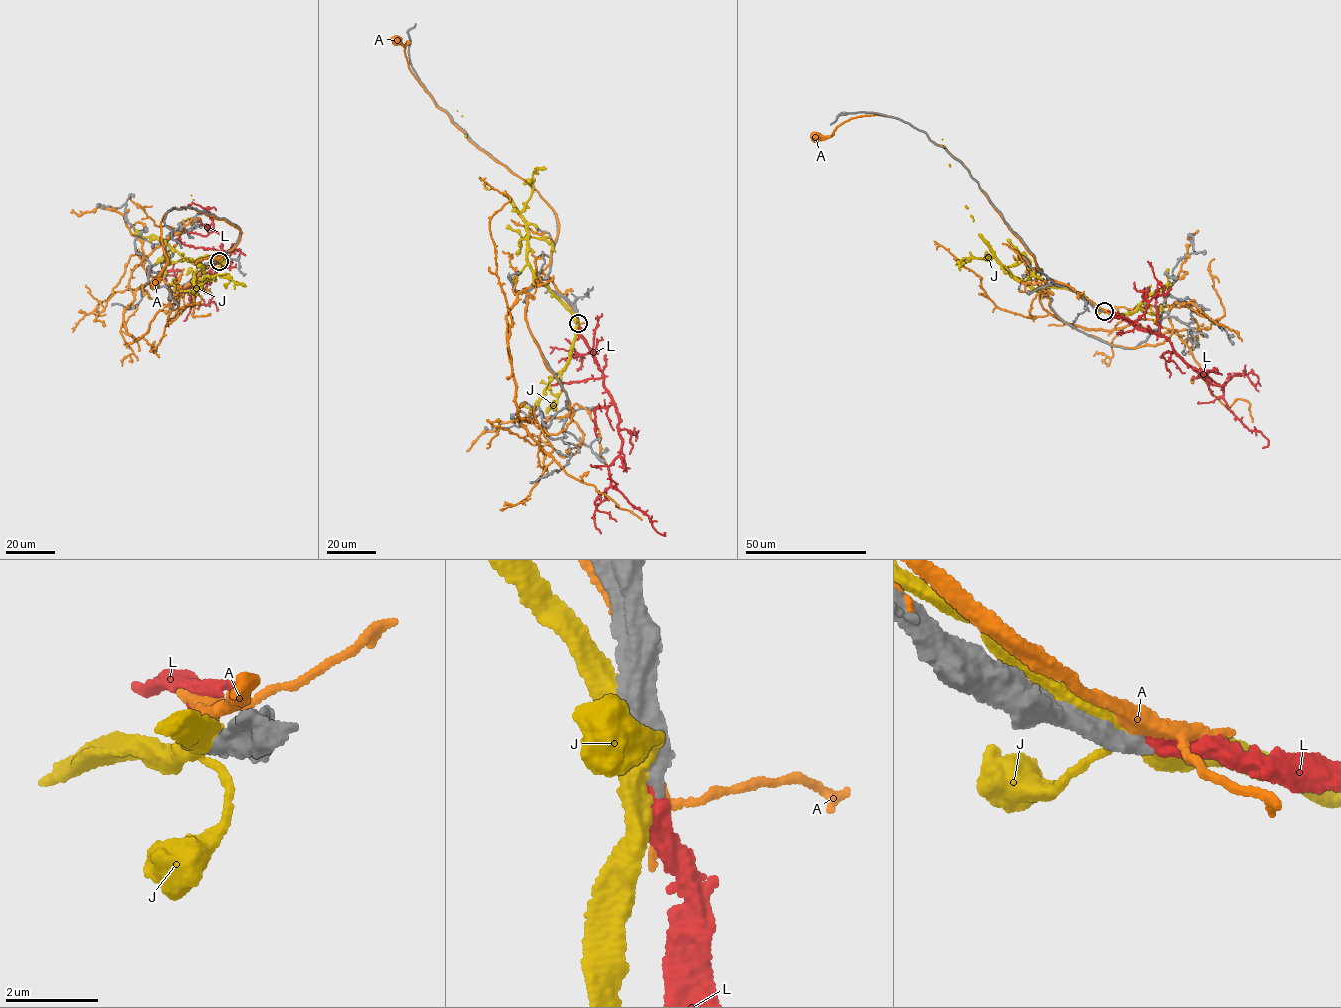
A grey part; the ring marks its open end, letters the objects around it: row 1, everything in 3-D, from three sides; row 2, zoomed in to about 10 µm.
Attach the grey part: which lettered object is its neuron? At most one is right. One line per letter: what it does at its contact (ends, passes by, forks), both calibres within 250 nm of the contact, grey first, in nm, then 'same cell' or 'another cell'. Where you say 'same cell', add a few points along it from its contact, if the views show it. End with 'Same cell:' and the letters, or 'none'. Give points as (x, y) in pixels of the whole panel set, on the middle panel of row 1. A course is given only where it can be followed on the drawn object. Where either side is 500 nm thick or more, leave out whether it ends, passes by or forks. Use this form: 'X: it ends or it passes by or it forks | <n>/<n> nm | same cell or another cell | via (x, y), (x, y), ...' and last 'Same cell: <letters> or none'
A: it passes by | 480/400 nm | another cell
J: it forks | 440/440 nm | another cell
L: it ends | 380/440 nm | same cell | via (578, 323), (619, 422), (623, 444), (608, 468), (611, 487), (642, 511), (654, 529), (664, 532)
Same cell: L

